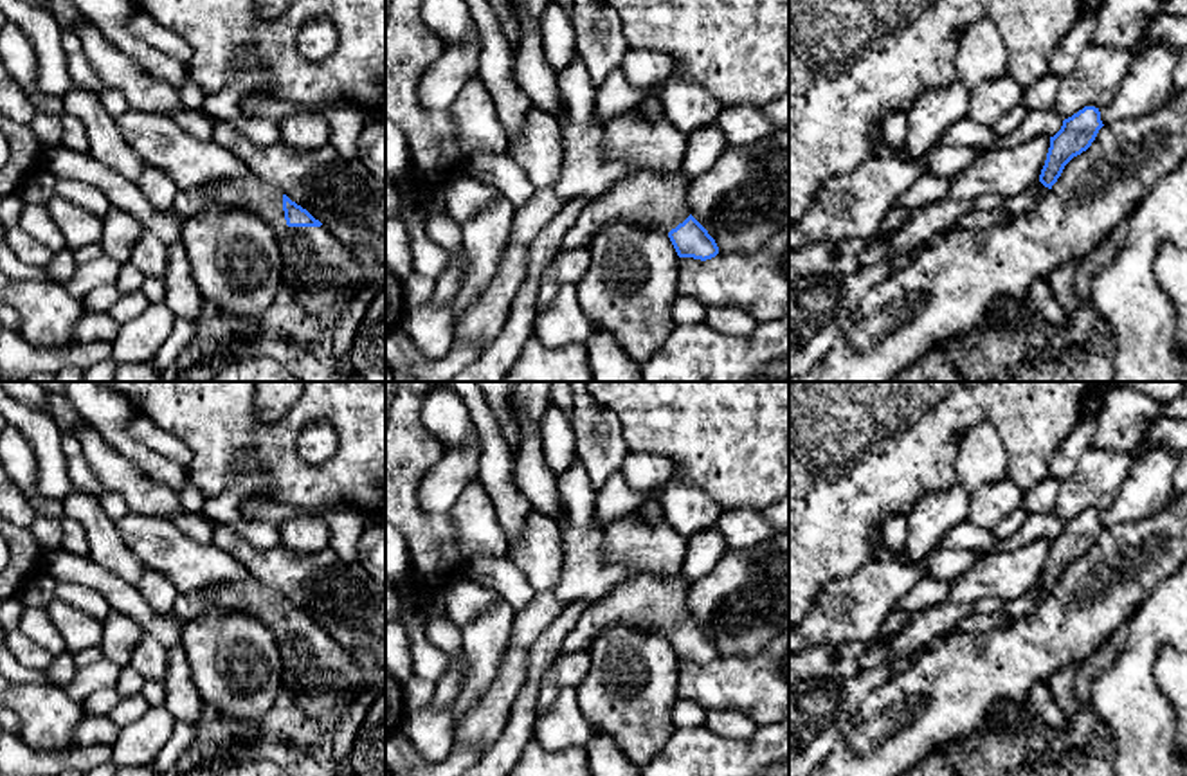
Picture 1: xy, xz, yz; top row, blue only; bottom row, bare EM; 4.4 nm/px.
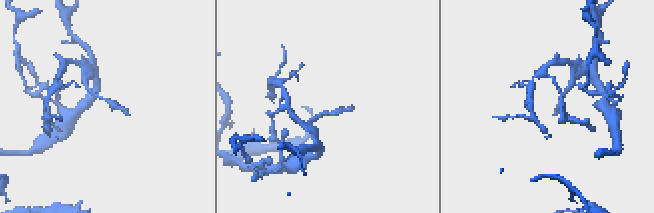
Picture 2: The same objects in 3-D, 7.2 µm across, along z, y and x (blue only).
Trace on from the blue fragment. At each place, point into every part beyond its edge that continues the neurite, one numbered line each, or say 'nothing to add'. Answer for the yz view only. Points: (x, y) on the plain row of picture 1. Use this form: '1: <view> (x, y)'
1: yz (1018, 607)

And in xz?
1: xz (645, 602)

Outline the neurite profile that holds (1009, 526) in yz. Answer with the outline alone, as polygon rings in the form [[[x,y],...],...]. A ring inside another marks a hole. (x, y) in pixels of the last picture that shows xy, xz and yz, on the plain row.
[[[1021,506],[1010,511],[998,526],[992,529],[996,540],[1003,542],[1009,540],[1018,529],[1023,526],[1028,511]]]

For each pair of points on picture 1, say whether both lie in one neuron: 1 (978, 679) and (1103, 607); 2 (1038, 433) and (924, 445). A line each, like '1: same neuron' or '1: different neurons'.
1: same neuron
2: same neuron

